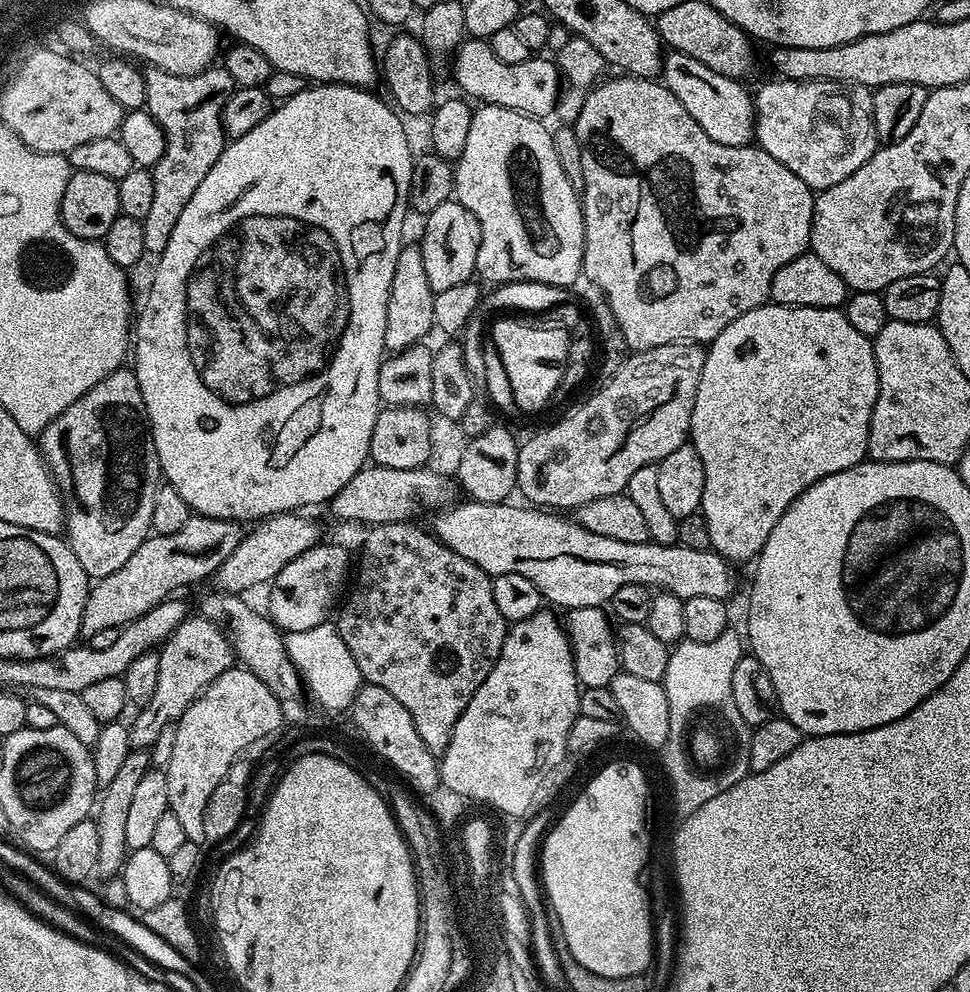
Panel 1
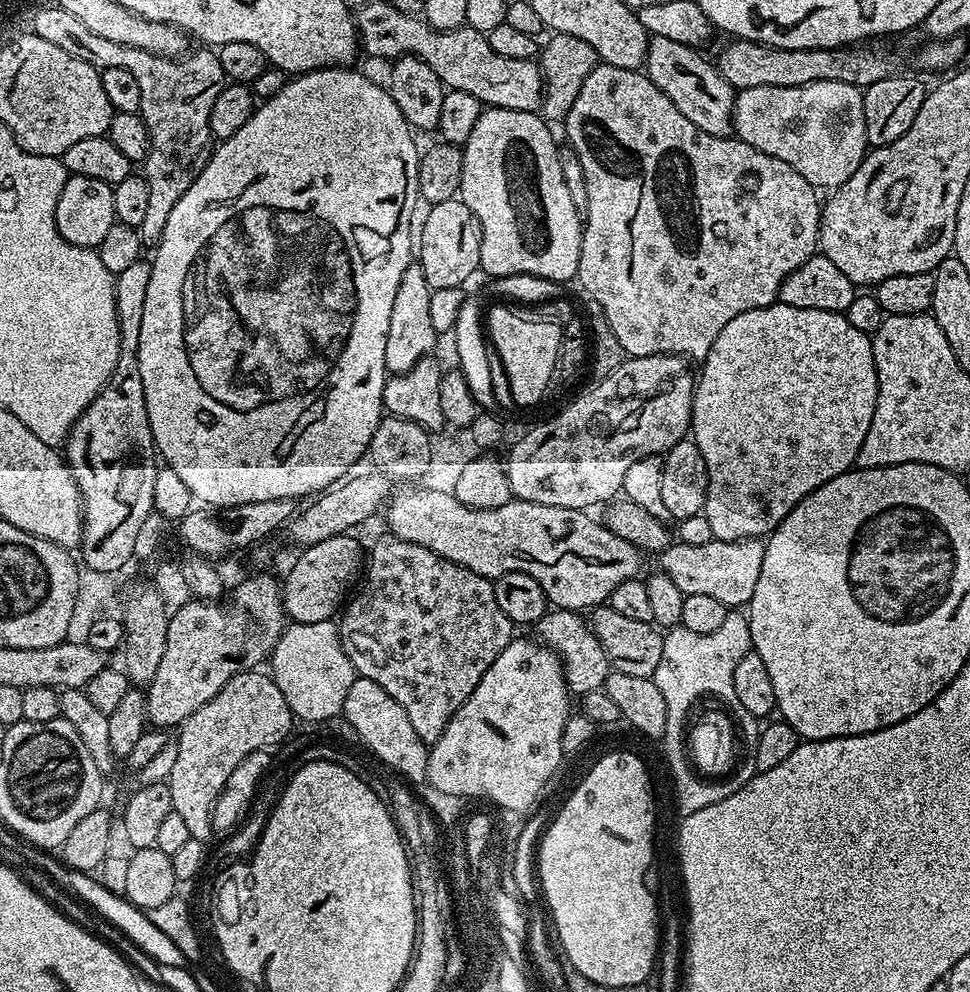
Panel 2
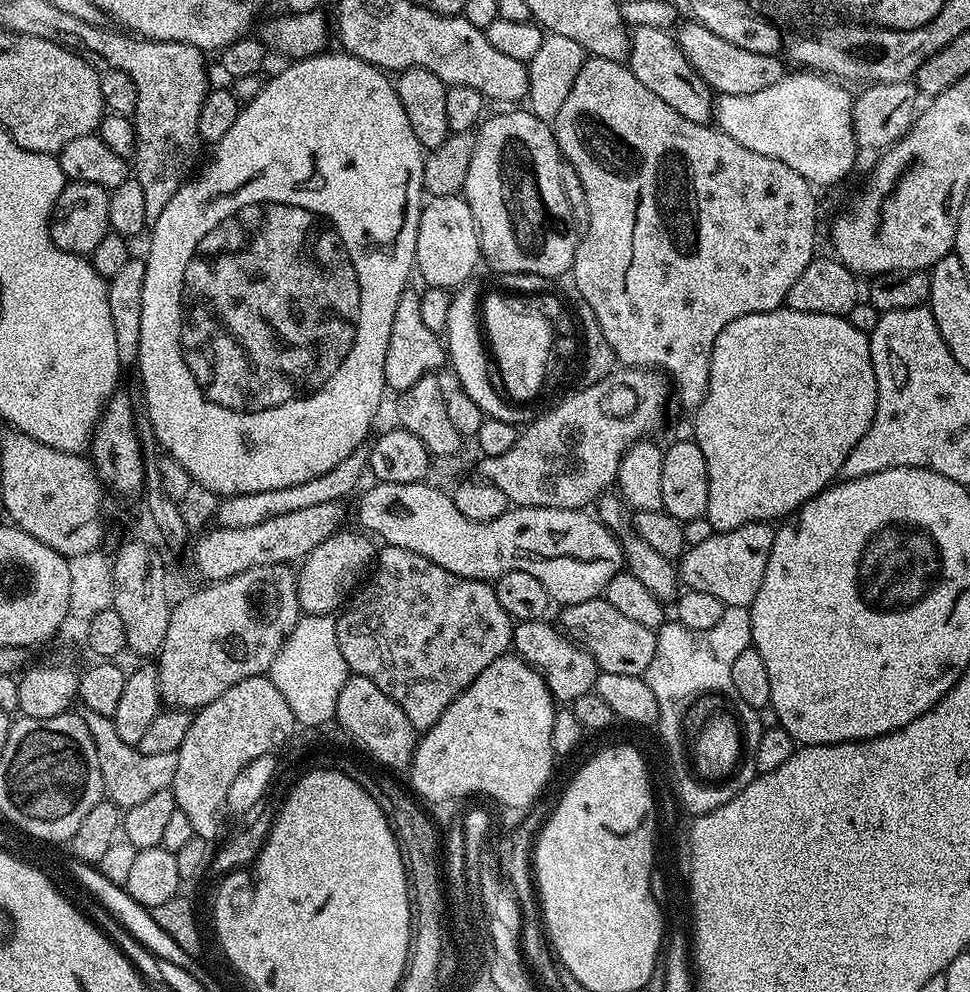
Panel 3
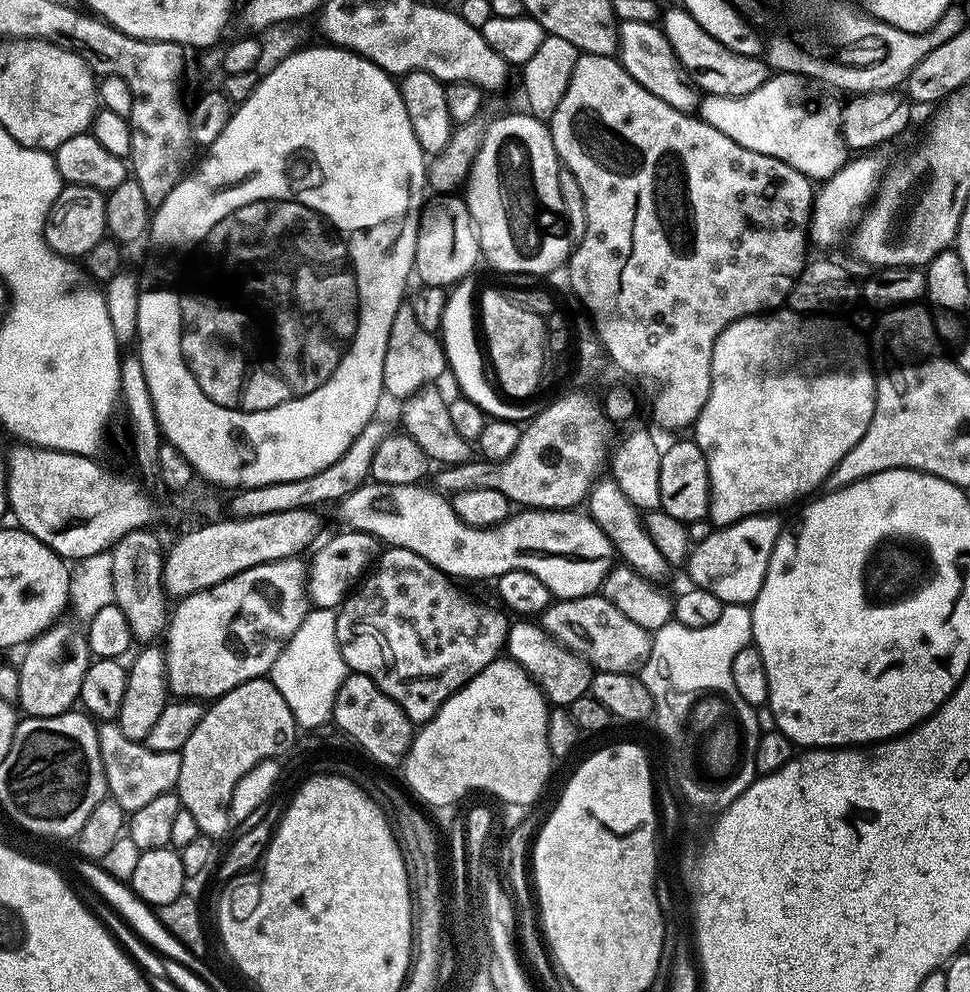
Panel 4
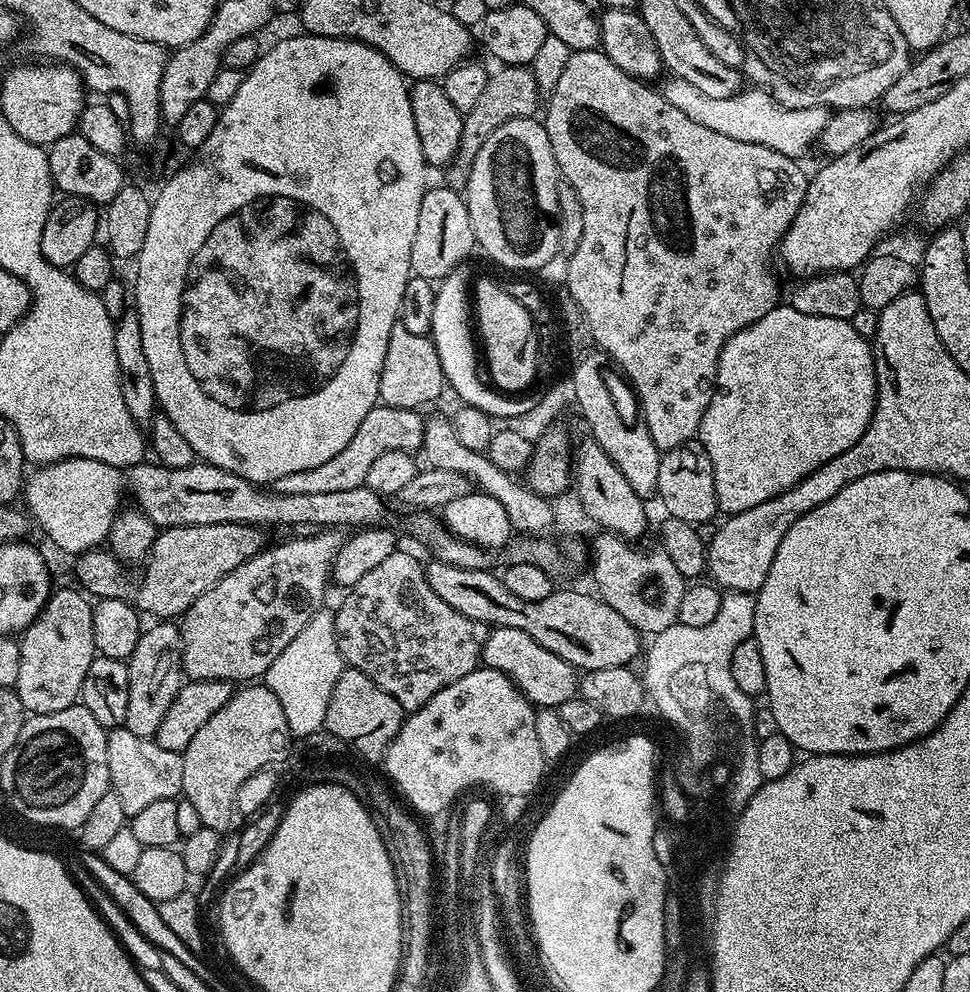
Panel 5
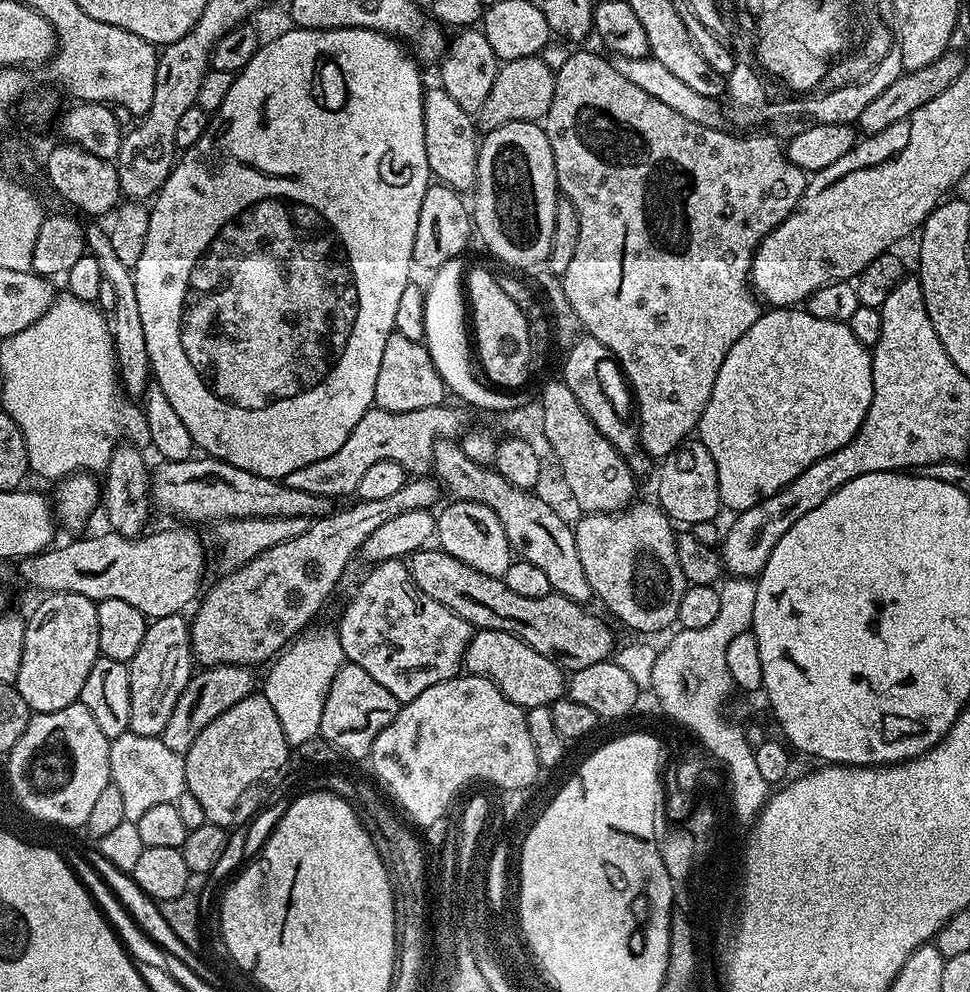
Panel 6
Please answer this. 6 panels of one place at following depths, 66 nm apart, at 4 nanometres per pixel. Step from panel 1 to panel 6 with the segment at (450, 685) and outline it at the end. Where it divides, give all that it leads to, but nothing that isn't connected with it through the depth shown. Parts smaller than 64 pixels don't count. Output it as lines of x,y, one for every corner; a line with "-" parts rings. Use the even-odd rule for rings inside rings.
403,559
382,560
360,584
340,616
338,631
344,659
362,666
378,686
386,686
401,704
408,704
422,690
451,680
461,671
473,627
442,602
434,602
408,576

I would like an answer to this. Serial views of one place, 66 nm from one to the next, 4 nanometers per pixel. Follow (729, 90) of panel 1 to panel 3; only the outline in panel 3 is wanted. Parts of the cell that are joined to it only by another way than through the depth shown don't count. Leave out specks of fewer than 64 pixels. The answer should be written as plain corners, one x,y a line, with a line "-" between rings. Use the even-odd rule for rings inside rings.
654,26
631,29
626,63
631,68
634,78
638,78
638,82
642,82
646,90
658,94
658,98
662,98
666,106
678,110
682,118
695,124
708,124
713,119
714,93
708,83
694,70
694,66
690,66
686,54
682,54
671,31

